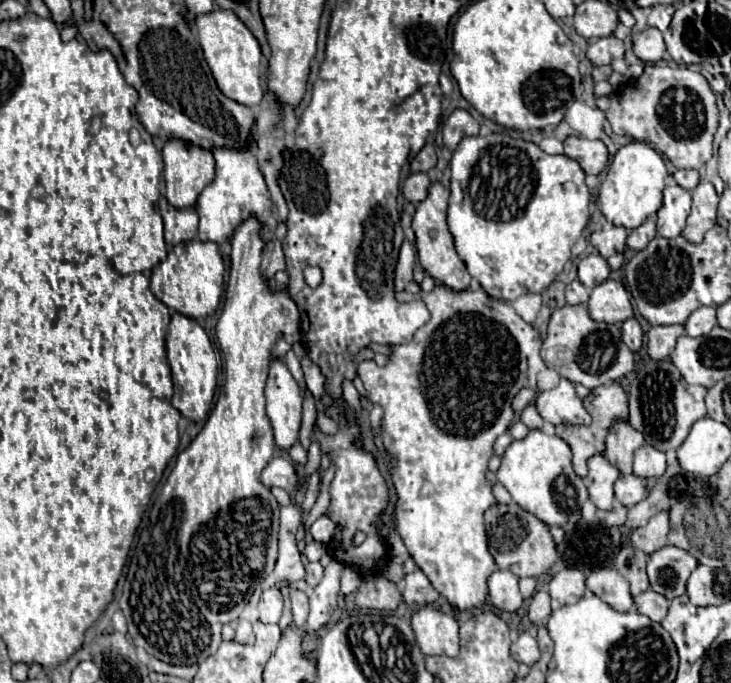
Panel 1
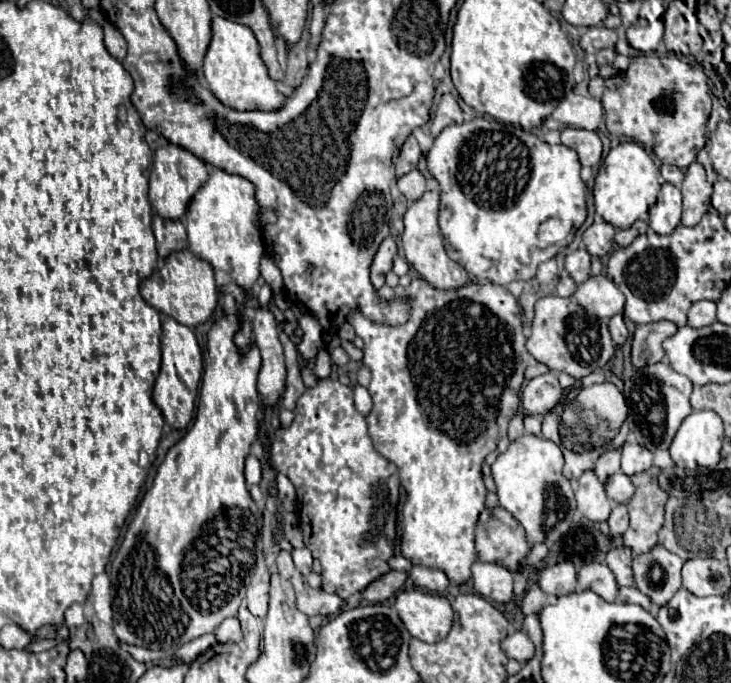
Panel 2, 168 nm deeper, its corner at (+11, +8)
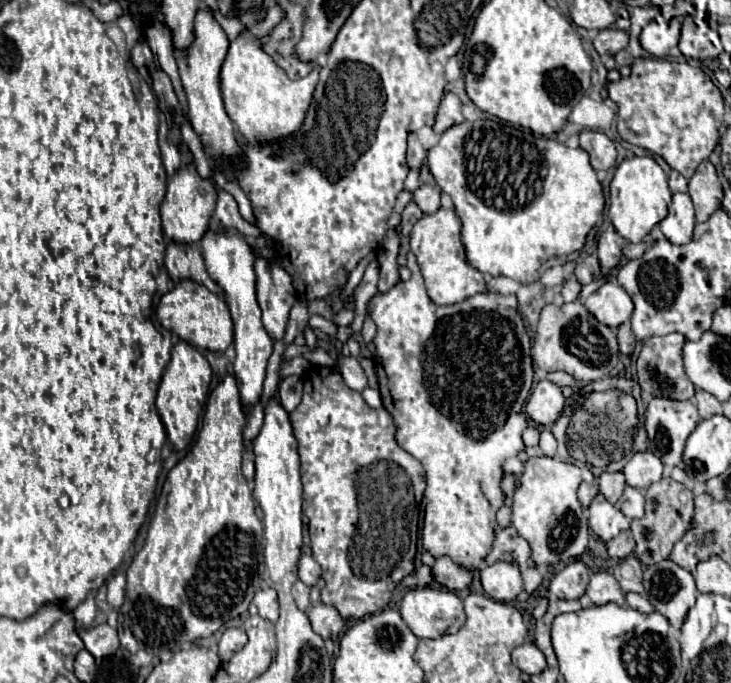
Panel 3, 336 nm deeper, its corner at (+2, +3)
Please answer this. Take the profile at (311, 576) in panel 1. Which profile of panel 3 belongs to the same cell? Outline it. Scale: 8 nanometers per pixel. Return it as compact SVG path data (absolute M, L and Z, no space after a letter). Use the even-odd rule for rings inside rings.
M302 554L300 566L298 566L298 576L300 576L300 580L302 580L304 584L314 586L314 584L320 580L320 566L318 566L318 562L316 562L312 556Z

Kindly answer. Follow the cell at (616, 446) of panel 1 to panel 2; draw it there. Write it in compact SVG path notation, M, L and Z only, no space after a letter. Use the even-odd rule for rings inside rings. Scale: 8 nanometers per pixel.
M621 447L619 449L613 449L613 451L605 451L597 463L595 463L595 473L597 477L605 483L609 475L617 473L619 471L619 461L621 461Z

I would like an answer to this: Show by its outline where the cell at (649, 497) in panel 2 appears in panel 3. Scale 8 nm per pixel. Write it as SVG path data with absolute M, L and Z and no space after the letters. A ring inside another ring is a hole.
M662 478L654 482L646 490L646 514L640 520L632 520L632 534L636 540L636 558L644 566L658 564L666 560L674 548L674 544L686 534L686 530L694 528L694 494L680 482L672 478Z

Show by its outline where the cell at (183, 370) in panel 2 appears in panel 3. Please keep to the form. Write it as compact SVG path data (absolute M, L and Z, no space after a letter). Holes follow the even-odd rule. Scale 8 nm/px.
M178 342L172 348L172 360L162 376L156 396L156 410L162 418L162 424L168 434L168 442L172 444L174 450L184 450L190 446L194 432L198 428L198 416L202 414L210 392L211 382L212 370L204 354L186 342Z

